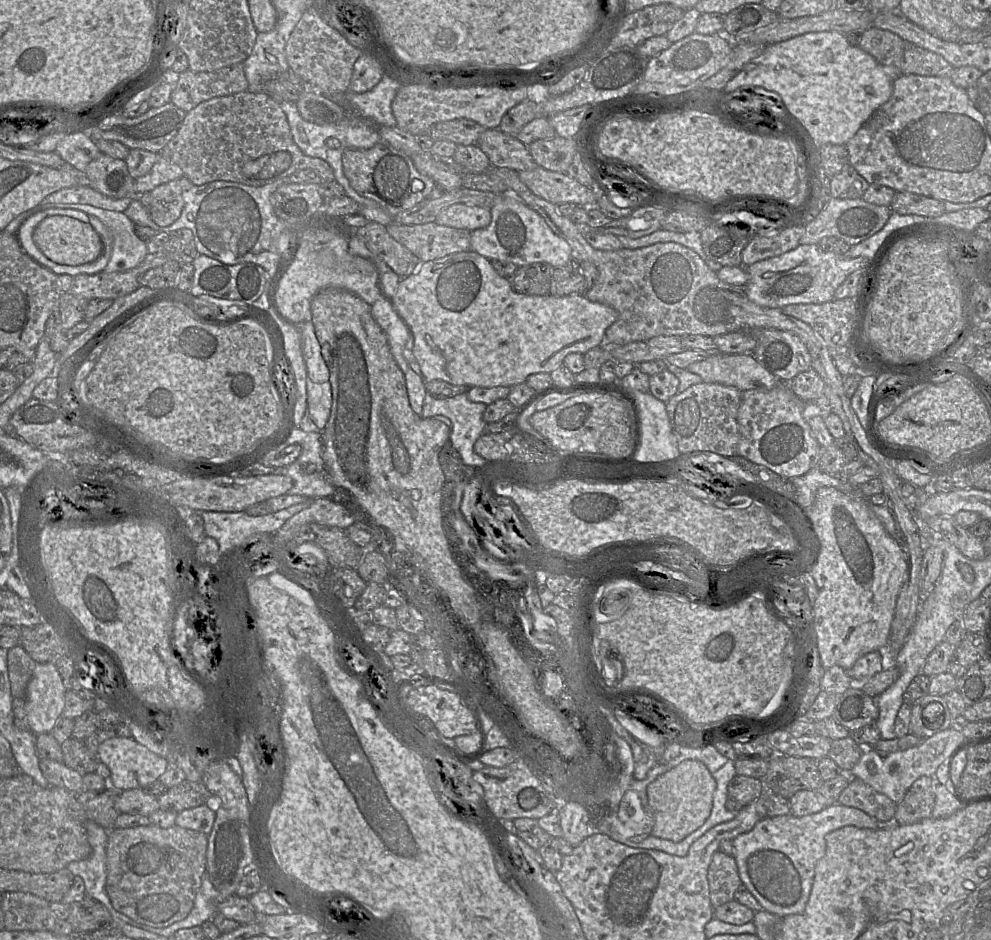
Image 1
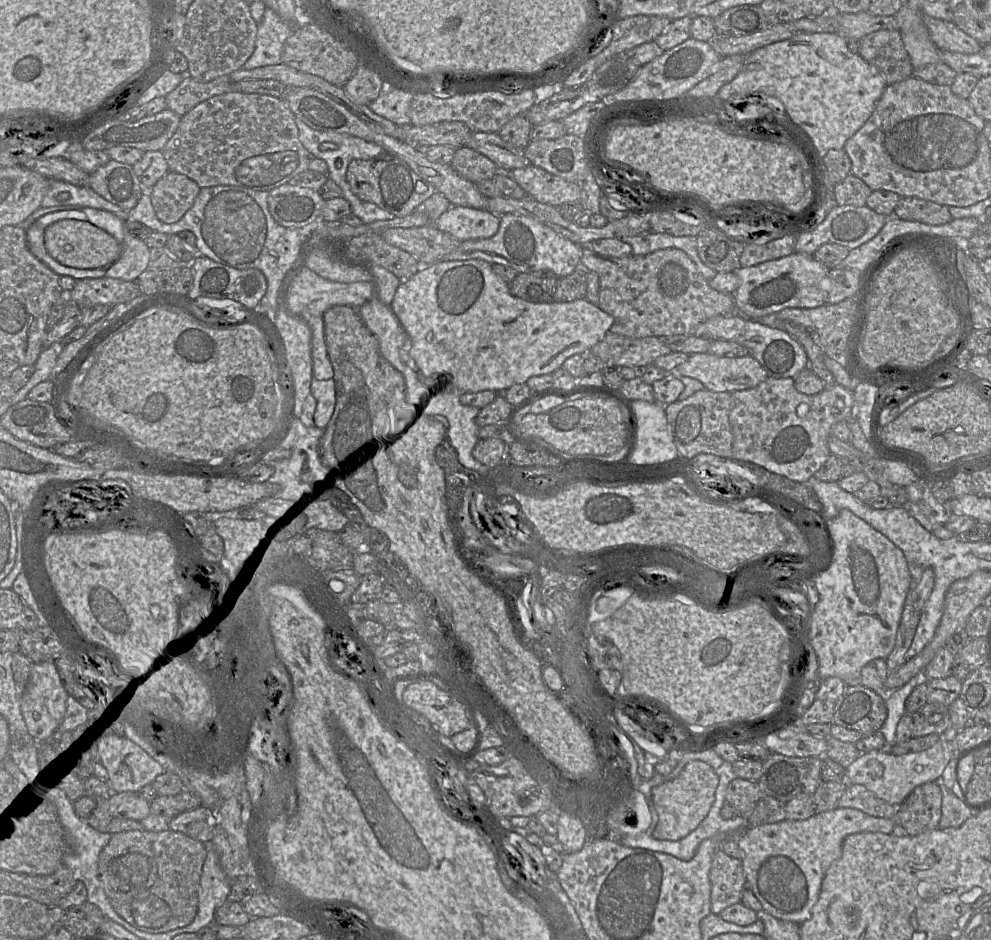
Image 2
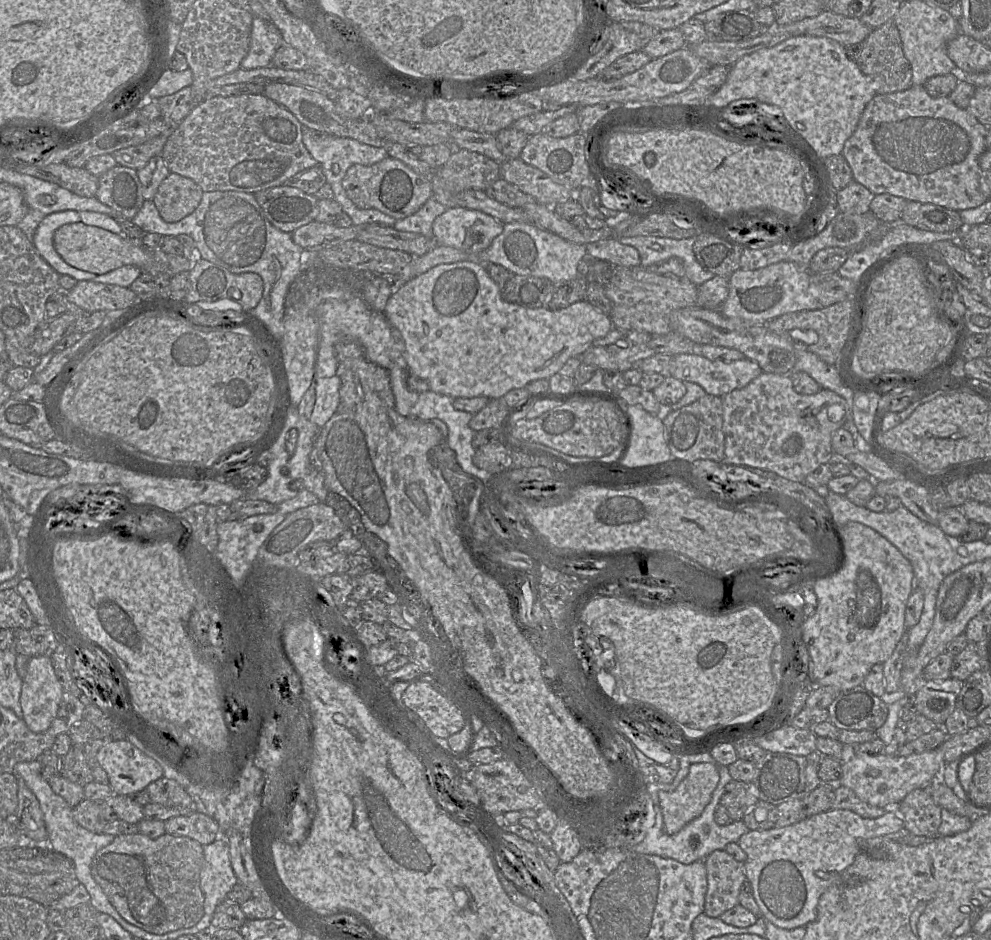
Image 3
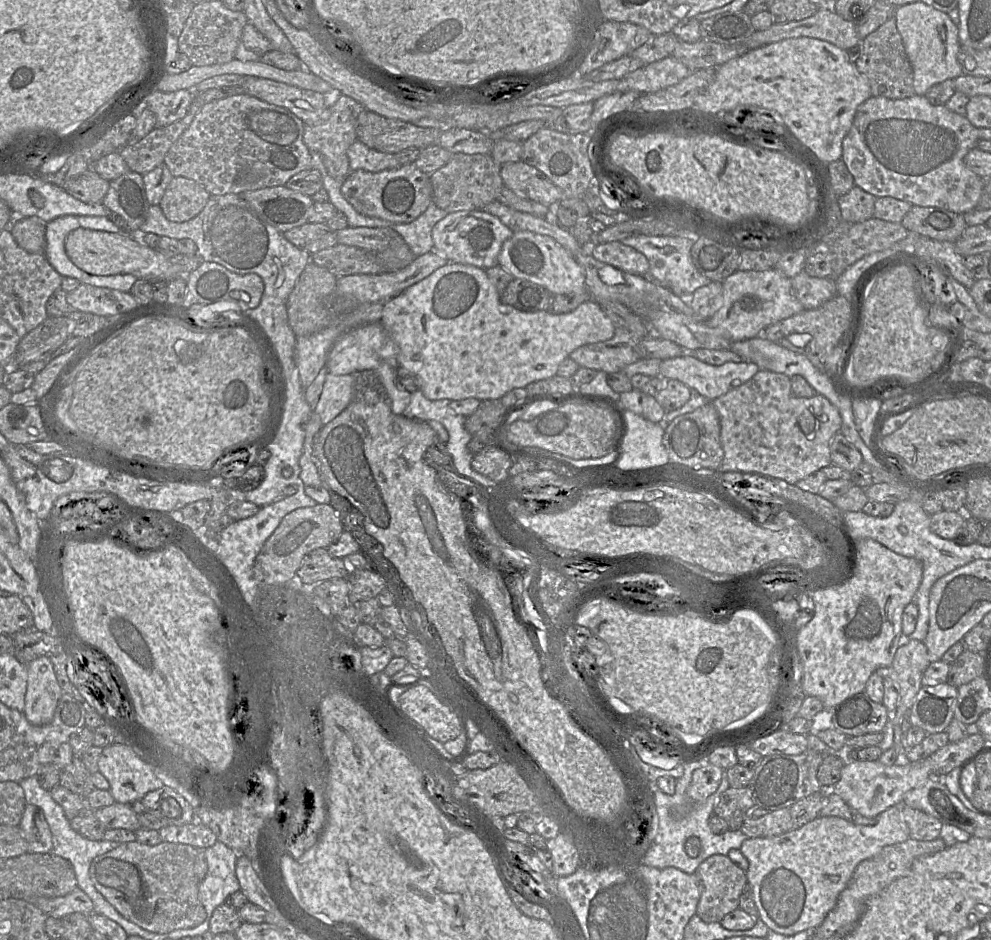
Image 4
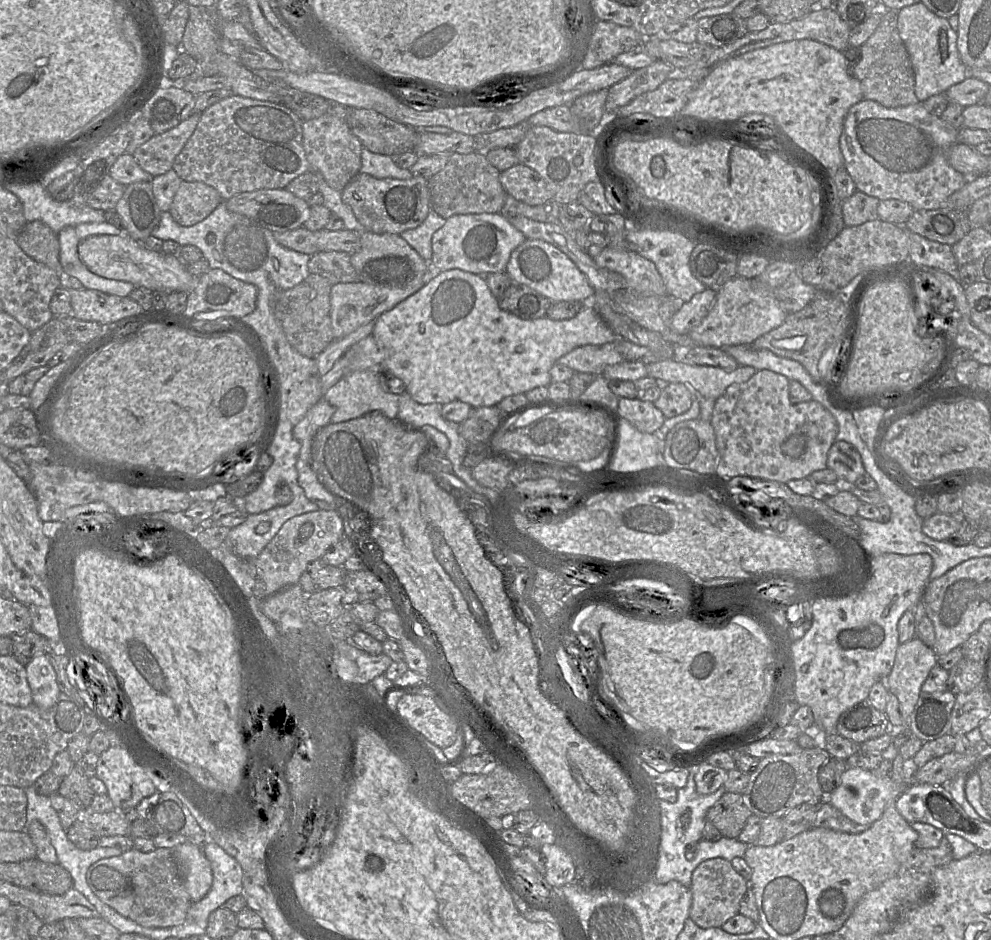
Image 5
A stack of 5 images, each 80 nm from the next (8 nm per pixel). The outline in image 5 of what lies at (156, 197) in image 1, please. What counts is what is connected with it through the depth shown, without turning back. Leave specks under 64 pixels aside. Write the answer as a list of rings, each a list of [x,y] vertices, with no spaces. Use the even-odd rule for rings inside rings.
[[[182,180],[169,212],[178,224],[192,226],[208,217],[222,201],[215,188],[203,182]]]

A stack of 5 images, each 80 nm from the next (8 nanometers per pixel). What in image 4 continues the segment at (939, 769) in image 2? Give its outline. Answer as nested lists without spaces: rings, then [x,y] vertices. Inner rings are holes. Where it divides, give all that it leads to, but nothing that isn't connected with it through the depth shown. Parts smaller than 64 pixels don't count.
[[[931,756],[919,762],[910,762],[905,766],[896,764],[887,766],[879,760],[856,760],[842,768],[841,778],[832,789],[824,790],[839,795],[852,809],[861,815],[877,817],[889,807],[901,803],[908,791],[923,785],[930,777]]]

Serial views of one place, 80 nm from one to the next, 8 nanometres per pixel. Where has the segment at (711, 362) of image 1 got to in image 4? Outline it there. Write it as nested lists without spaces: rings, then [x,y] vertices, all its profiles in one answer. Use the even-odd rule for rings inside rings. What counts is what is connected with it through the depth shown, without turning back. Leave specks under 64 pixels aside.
[[[690,354],[663,360],[660,376],[678,380],[696,390],[709,401],[749,381],[760,368],[752,362],[726,362],[715,366]]]

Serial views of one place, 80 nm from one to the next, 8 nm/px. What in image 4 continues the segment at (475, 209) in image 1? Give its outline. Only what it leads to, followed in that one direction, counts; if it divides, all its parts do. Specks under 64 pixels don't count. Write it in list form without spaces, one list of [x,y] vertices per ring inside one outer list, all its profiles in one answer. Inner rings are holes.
[[[471,210],[448,213],[433,227],[432,238],[436,253],[449,262],[488,269],[498,265],[502,245],[513,233],[496,216],[485,210]]]

